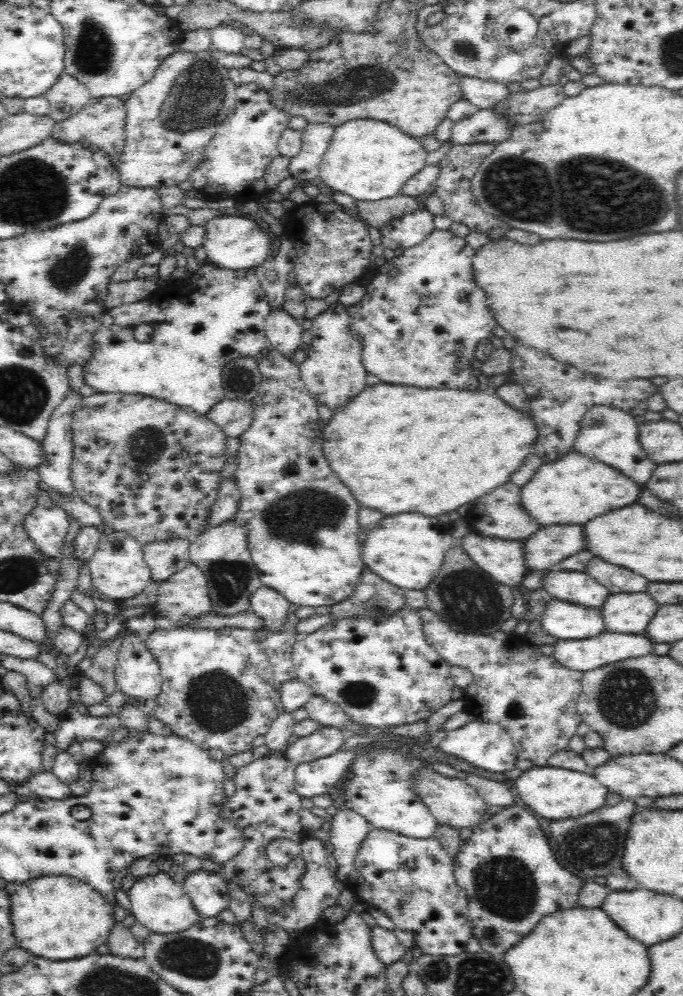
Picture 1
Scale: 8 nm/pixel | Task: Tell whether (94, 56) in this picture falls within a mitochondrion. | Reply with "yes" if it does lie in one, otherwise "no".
yes

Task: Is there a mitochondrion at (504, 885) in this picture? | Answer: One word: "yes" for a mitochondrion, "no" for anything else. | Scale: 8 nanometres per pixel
yes

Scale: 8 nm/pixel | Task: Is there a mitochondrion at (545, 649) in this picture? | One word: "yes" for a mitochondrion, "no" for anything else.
no

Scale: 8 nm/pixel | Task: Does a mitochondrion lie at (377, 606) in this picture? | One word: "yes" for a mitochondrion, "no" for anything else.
yes

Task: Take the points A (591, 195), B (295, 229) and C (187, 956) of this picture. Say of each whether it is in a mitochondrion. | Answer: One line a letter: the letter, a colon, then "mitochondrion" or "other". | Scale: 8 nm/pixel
A: mitochondrion
B: other
C: mitochondrion

